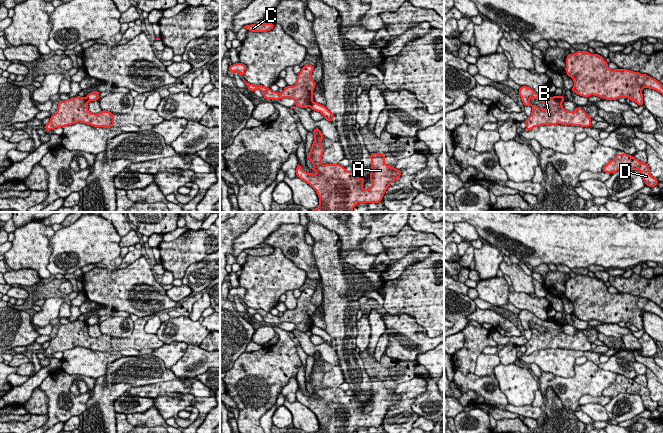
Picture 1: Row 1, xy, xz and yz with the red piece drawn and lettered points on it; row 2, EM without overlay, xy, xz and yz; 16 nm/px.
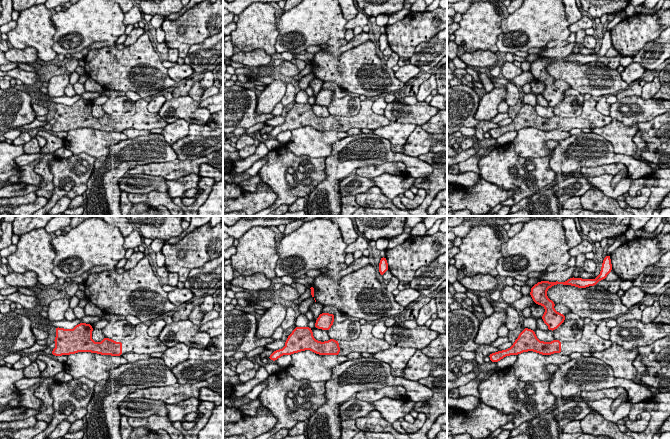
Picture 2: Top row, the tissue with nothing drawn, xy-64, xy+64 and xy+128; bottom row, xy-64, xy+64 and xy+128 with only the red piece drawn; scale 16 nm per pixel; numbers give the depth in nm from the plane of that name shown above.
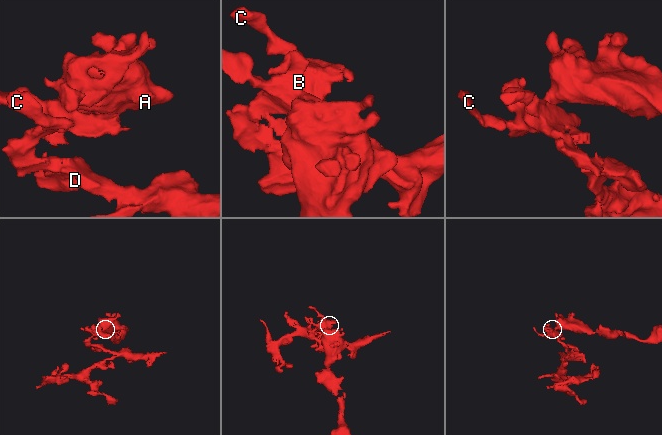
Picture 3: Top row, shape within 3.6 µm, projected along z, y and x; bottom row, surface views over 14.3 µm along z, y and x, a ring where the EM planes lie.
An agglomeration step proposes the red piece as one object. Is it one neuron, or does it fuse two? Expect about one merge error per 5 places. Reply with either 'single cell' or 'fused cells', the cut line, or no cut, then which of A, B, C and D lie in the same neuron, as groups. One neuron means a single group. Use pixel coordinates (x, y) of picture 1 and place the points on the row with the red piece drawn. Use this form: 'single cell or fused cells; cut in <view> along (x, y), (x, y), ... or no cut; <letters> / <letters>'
fused cells; cut in xy along (86, 96), (88, 101); A / B C D

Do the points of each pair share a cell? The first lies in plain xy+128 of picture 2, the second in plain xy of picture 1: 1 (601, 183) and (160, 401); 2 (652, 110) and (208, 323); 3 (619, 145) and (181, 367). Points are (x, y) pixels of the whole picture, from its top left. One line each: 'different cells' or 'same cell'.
1: same cell
2: different cells
3: different cells

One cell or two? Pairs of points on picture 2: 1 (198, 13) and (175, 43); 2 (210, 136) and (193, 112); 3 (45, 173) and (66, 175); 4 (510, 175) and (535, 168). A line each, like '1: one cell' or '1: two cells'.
1: one cell
2: two cells
3: two cells
4: one cell

